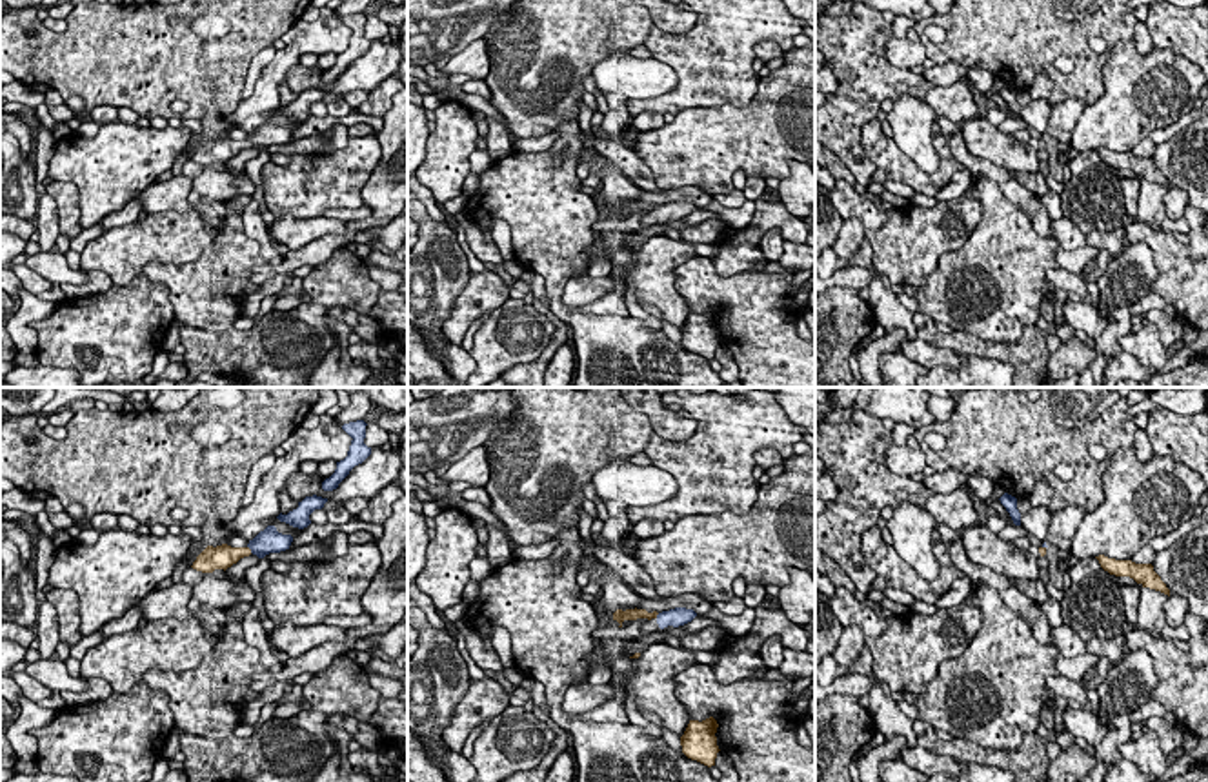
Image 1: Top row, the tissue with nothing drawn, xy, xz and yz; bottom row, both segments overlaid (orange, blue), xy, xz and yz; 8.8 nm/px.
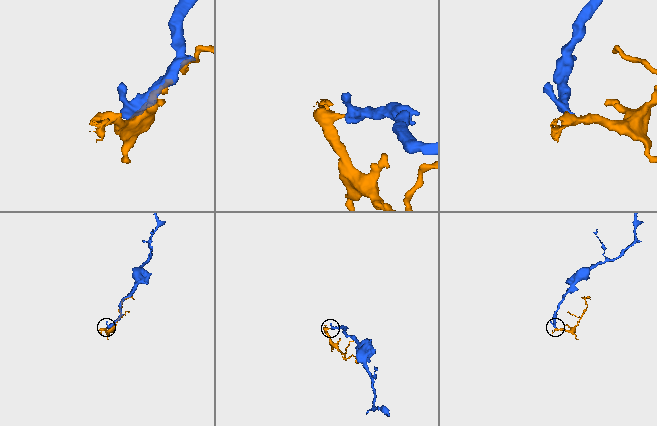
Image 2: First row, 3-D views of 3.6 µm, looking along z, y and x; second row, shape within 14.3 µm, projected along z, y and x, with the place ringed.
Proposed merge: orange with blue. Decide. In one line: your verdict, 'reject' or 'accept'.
reject

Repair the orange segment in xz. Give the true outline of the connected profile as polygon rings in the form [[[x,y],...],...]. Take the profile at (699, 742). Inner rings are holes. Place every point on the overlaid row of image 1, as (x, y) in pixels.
[[[713,717],[699,722],[690,720],[684,735],[680,737],[682,753],[708,767],[715,766],[717,753],[717,720]]]

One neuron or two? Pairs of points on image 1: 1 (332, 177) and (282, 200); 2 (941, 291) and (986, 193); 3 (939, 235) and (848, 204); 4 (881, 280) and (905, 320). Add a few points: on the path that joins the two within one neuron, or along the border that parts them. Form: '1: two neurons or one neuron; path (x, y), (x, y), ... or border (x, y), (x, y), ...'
1: one neuron; path (319, 180), (304, 180), (295, 190)
2: one neuron; path (957, 268), (992, 233), (992, 217)
3: one neuron; path (916, 235), (877, 231), (872, 222)
4: one neuron; path (881, 290), (881, 297), (895, 311)

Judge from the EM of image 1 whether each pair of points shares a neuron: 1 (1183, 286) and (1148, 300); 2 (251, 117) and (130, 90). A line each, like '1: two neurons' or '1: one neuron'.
1: two neurons
2: two neurons

